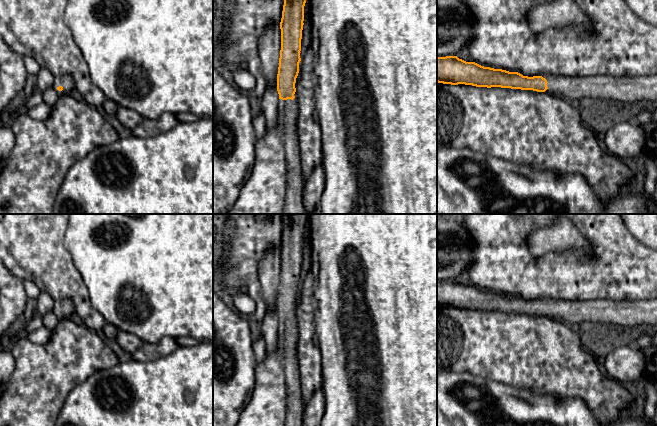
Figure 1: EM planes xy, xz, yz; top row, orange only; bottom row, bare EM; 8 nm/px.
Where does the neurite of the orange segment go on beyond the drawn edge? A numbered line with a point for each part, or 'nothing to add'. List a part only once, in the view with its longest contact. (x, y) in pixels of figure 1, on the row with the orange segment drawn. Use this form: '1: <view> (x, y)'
1: xz (287, 110)

